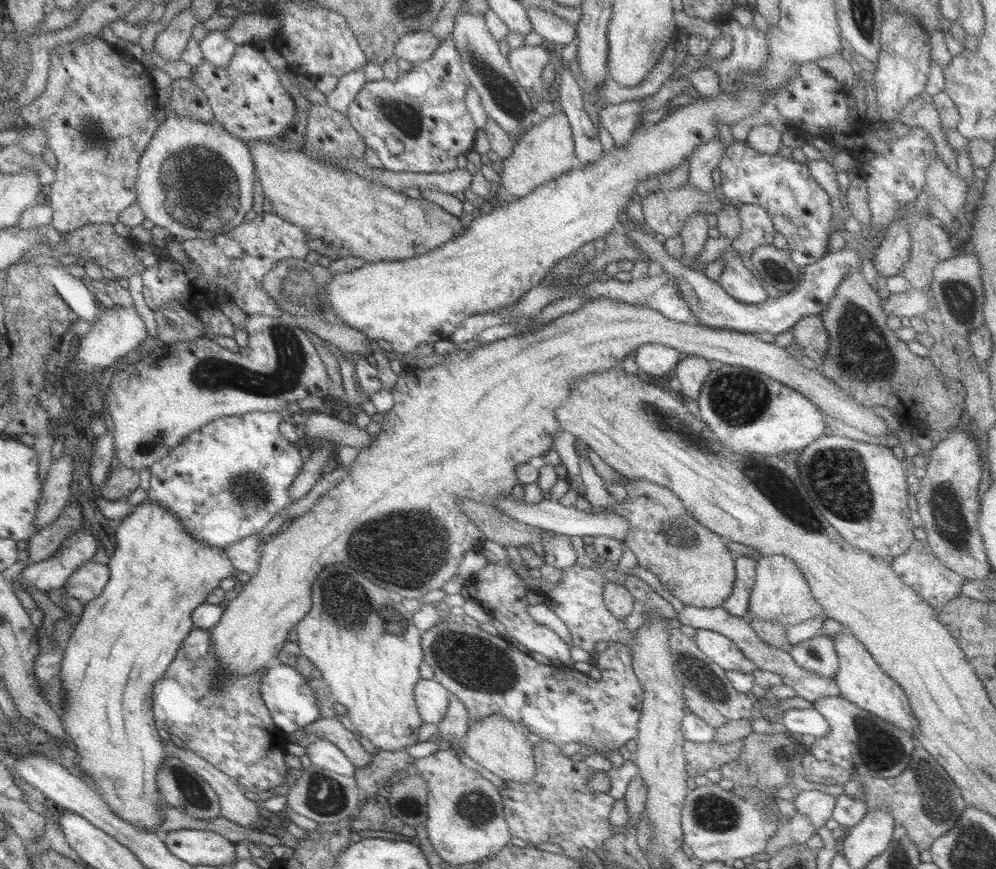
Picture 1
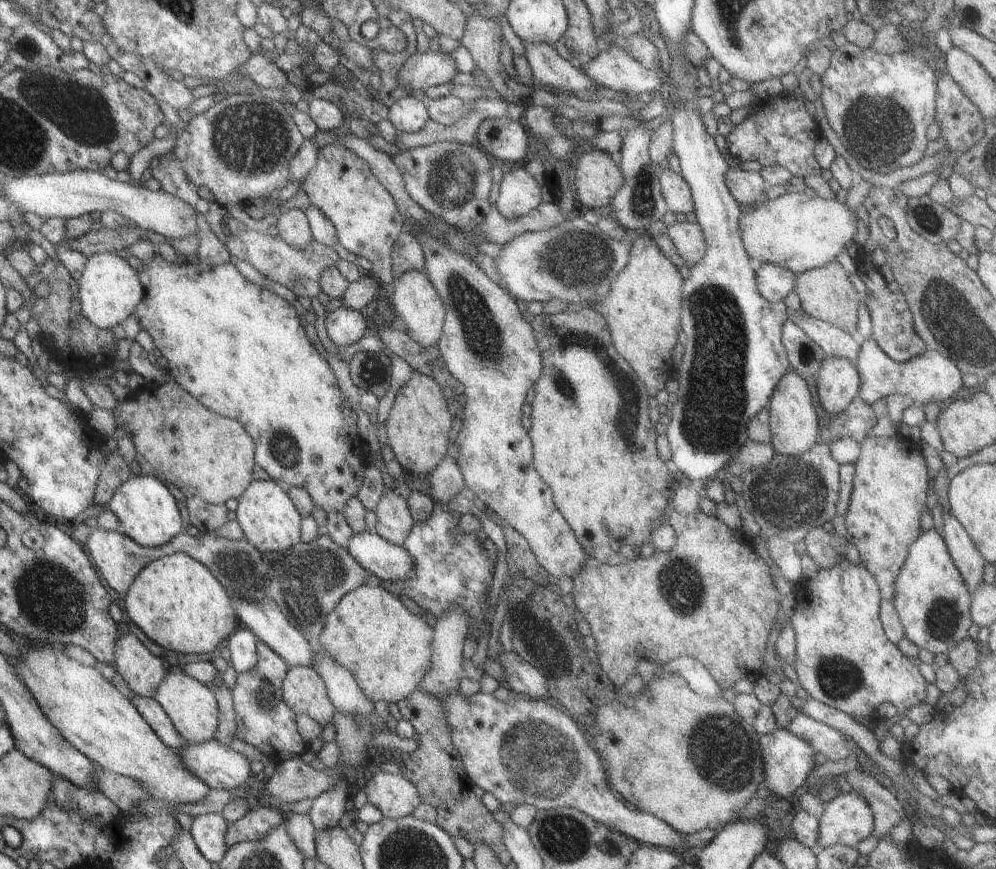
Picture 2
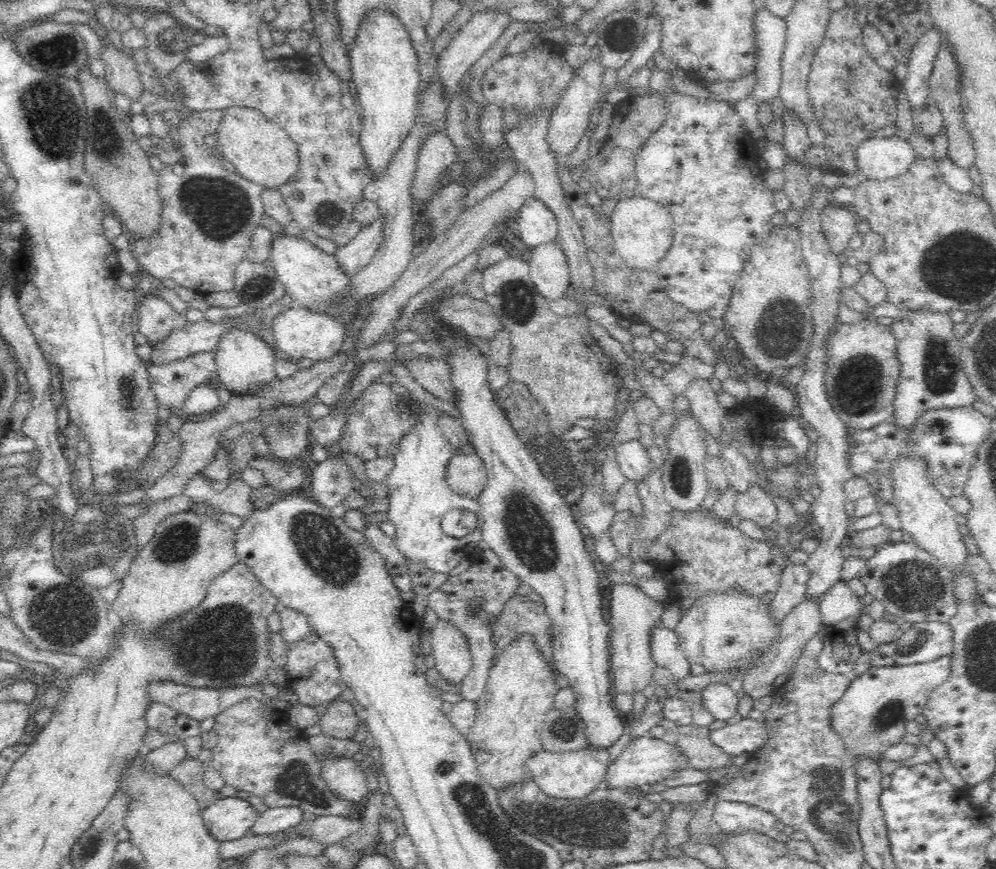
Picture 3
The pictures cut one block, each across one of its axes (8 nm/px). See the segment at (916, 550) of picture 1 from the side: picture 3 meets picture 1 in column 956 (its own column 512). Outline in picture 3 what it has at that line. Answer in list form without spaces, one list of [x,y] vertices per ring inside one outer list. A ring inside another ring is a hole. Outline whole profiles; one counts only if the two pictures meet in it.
[[[486,549],[479,553],[478,560],[467,571],[449,576],[446,585],[431,592],[426,600],[438,618],[456,625],[468,640],[472,666],[460,686],[460,694],[472,703],[476,703],[484,693],[491,662],[494,660],[491,624],[501,614],[507,600],[516,595],[516,588],[520,584],[518,577],[502,564],[495,552]]]

